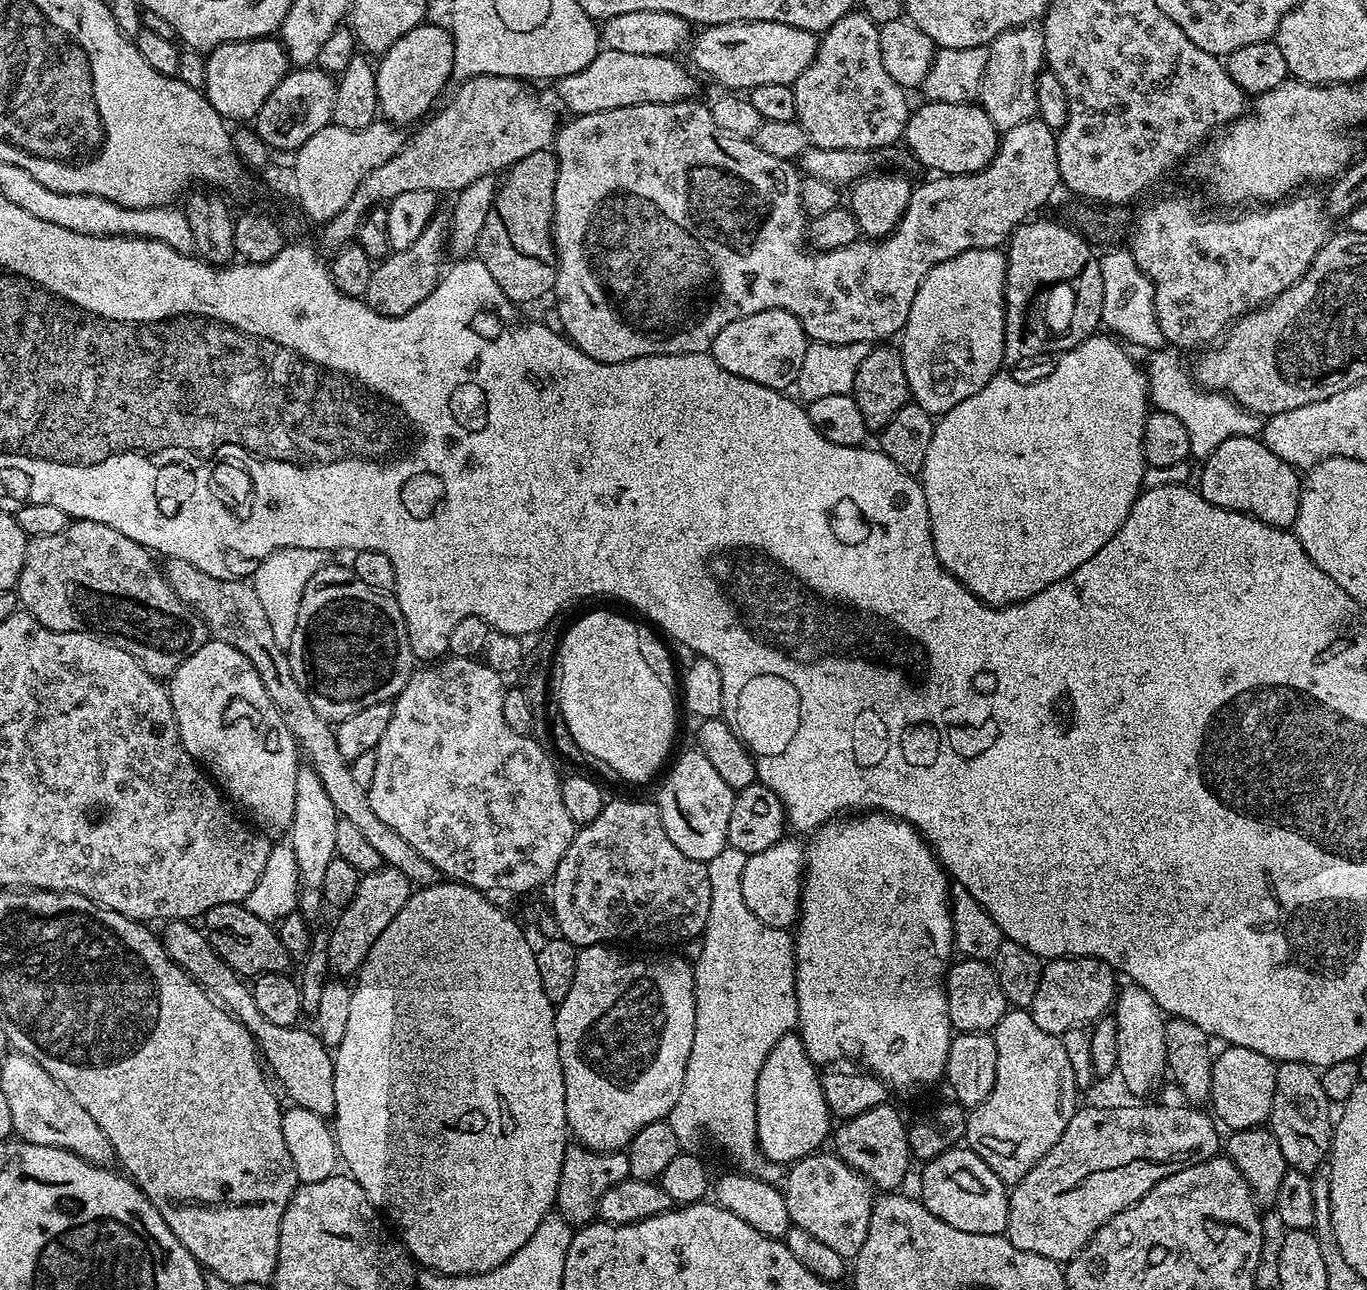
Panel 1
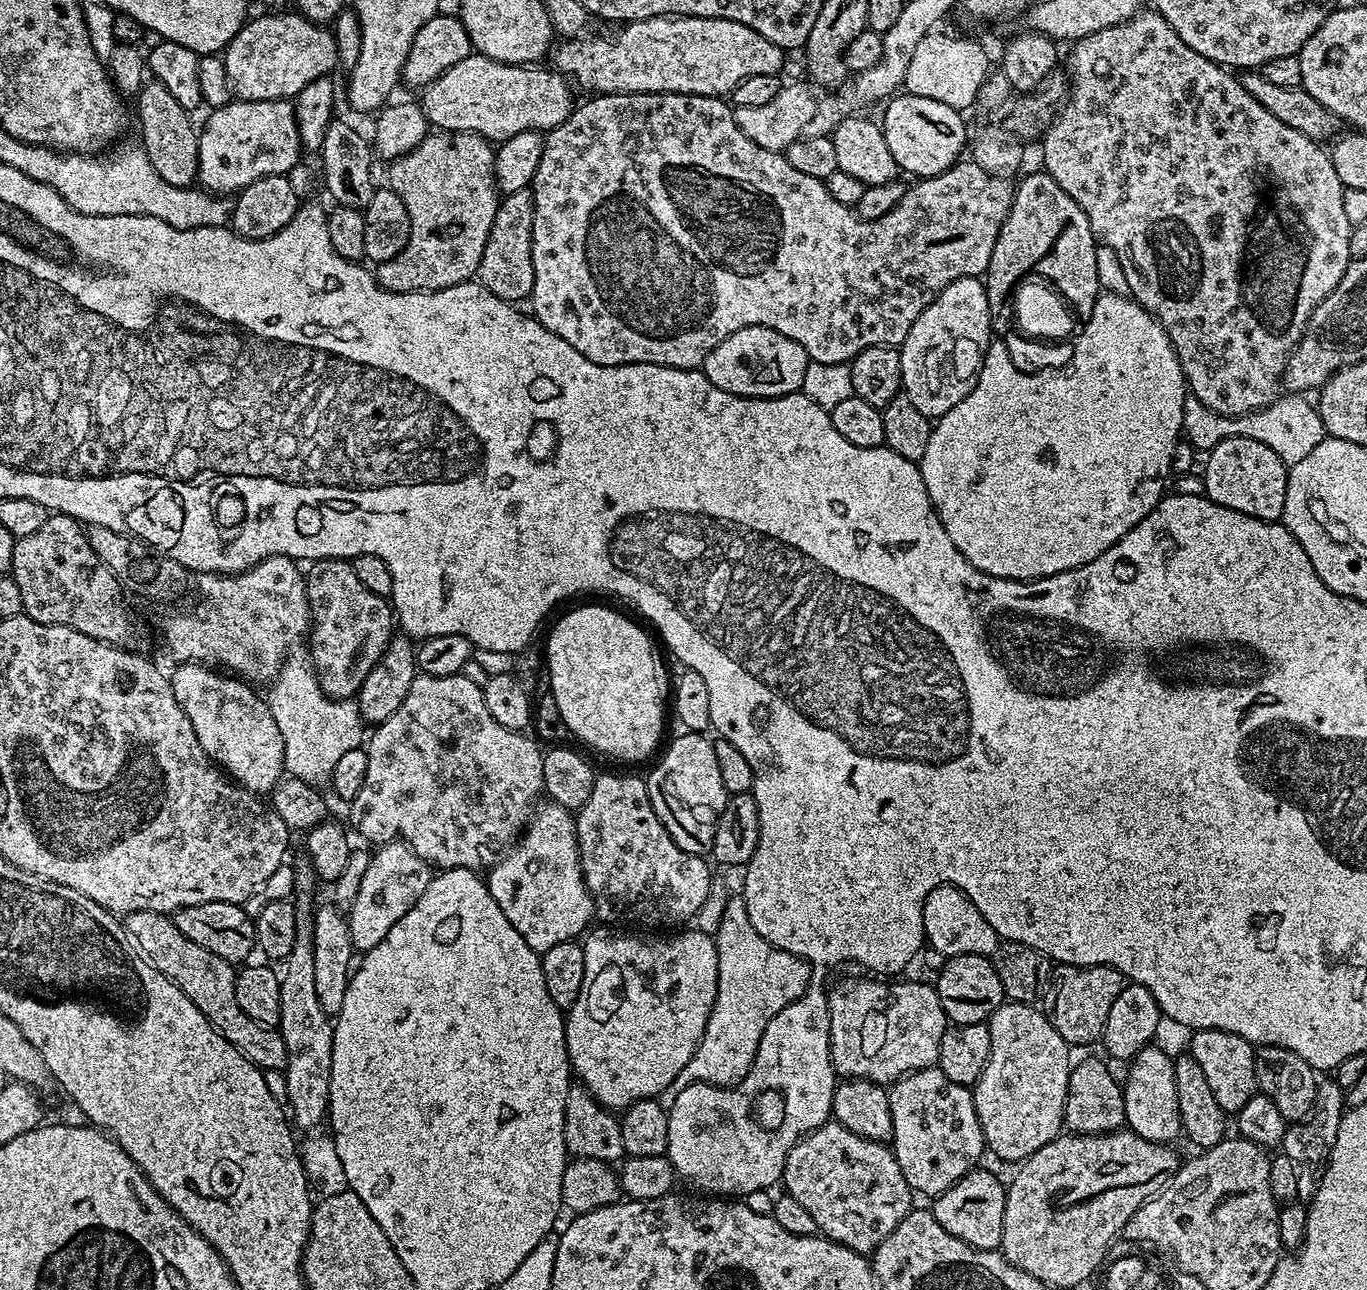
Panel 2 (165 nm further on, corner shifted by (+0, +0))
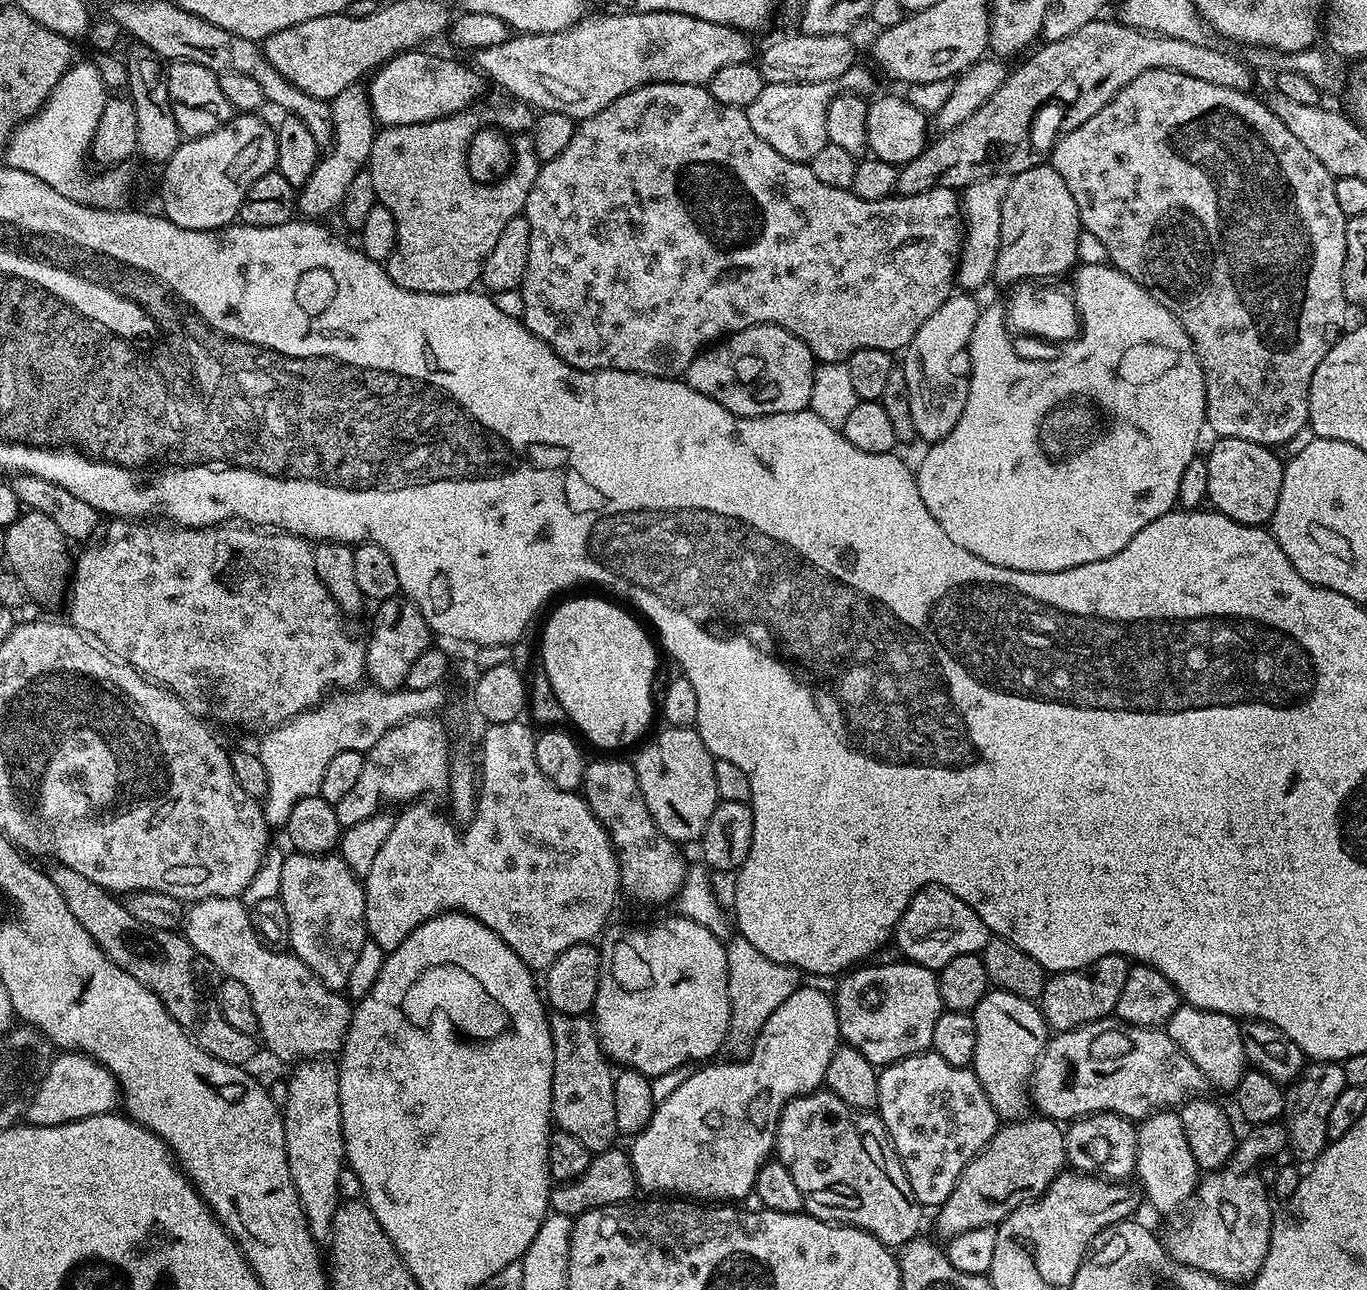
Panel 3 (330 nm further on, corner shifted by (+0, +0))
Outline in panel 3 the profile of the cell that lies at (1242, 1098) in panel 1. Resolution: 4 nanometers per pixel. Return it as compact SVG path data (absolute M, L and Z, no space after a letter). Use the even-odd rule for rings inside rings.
M1181 1003L1178 1010L1168 1019L1166 1031L1169 1038L1202 1070L1205 1081L1228 1094L1235 1093L1238 1082L1242 1082L1246 1069L1249 1067L1246 1050L1242 1046L1240 1033L1241 1021L1234 1016L1227 1016L1214 1010L1202 1010L1192 1004Z

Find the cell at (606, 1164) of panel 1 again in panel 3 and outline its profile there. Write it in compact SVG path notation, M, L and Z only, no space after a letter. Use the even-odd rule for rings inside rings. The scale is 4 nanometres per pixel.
M558 1012L550 1019L550 1034L554 1042L552 1118L555 1127L566 1134L574 1134L574 1138L578 1138L578 1142L582 1142L582 1146L586 1146L589 1152L605 1152L618 1140L614 1118L614 1068L604 1055L595 1023L587 1015L571 1016Z

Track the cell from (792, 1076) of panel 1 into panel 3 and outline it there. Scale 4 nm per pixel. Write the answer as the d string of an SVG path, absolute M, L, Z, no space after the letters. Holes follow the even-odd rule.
M801 986L798 990L794 990L794 994L790 994L790 998L786 998L782 1002L782 1006L778 1006L774 1010L774 1014L770 1014L770 1018L766 1018L766 1026L762 1026L756 1044L747 1059L743 1062L730 1062L732 1064L705 1063L703 1066L697 1067L700 1068L697 1072L692 1072L689 1076L687 1073L683 1077L681 1085L678 1086L678 1090L675 1090L670 1098L657 1103L656 1112L650 1118L648 1125L631 1141L630 1155L637 1185L643 1191L645 1188L648 1194L667 1194L672 1198L691 1198L696 1202L744 1202L747 1196L751 1197L753 1195L758 1170L773 1155L776 1146L776 1127L780 1121L782 1110L794 1098L807 1096L809 1092L817 1091L823 1085L826 1066L830 1066L830 1058L834 1058L834 1054L841 1043L835 999L829 993L827 996L820 988Z

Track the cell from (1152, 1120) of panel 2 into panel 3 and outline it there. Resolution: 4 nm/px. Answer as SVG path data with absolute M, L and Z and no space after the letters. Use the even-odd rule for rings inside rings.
M1161 1110L1139 1121L1136 1130L1136 1170L1140 1176L1139 1187L1143 1195L1160 1212L1176 1212L1196 1195L1198 1169L1190 1145L1186 1142L1186 1130L1182 1130L1180 1113L1176 1110Z

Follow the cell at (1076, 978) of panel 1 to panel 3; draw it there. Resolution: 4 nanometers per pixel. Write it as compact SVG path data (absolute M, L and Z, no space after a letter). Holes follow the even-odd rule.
M1107 956L1098 958L1098 962L1085 968L1051 973L1044 981L1038 1001L1049 1029L1053 1033L1069 1032L1072 1028L1111 1017L1118 1006L1118 997L1122 995L1122 985L1126 983L1129 967L1127 956Z

